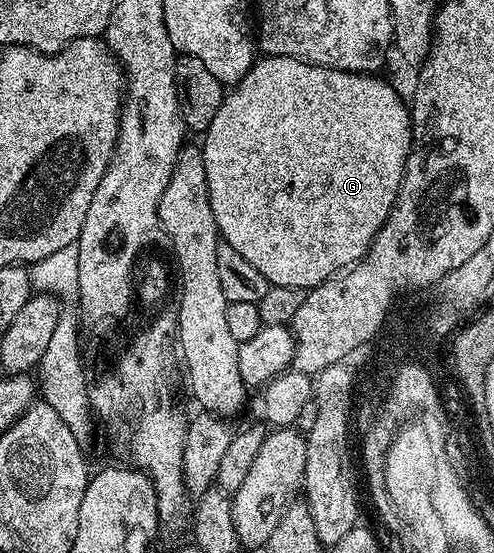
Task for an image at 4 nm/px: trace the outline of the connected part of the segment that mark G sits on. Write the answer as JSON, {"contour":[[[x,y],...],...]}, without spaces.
{"contour":[[[262,56],[254,62],[253,66],[237,85],[233,87],[223,97],[220,108],[216,112],[216,116],[212,119],[212,124],[205,130],[204,140],[201,139],[202,155],[204,156],[204,172],[208,176],[208,196],[212,204],[212,216],[216,216],[216,224],[221,241],[226,242],[232,248],[236,248],[236,252],[240,252],[240,256],[244,256],[244,260],[248,260],[248,264],[252,264],[252,268],[256,268],[256,272],[260,272],[260,276],[264,276],[264,280],[268,280],[271,286],[283,286],[284,288],[296,288],[297,290],[305,290],[307,292],[314,289],[324,280],[328,280],[333,274],[337,274],[351,266],[356,262],[362,261],[366,257],[366,251],[370,245],[374,243],[386,220],[390,216],[390,211],[394,209],[394,201],[398,199],[398,189],[402,183],[402,176],[406,172],[406,158],[412,149],[412,123],[410,121],[410,106],[405,102],[403,95],[400,95],[393,89],[391,83],[385,77],[375,76],[370,72],[355,72],[352,70],[334,70],[331,66],[316,66],[309,62],[302,61],[301,58],[276,58],[273,56]]]}

